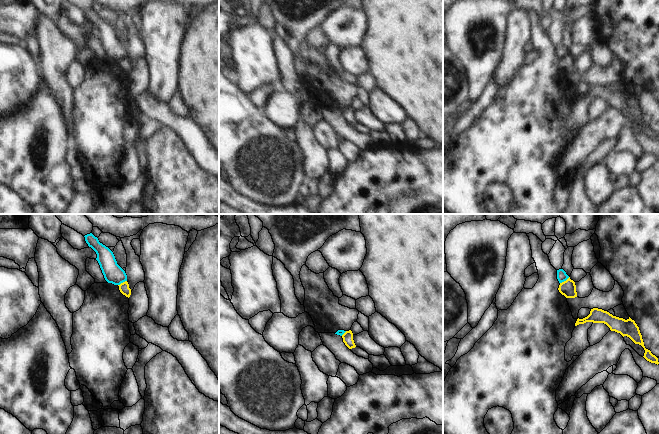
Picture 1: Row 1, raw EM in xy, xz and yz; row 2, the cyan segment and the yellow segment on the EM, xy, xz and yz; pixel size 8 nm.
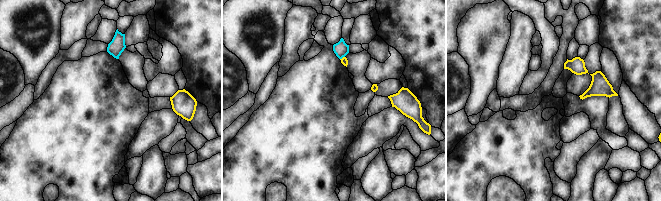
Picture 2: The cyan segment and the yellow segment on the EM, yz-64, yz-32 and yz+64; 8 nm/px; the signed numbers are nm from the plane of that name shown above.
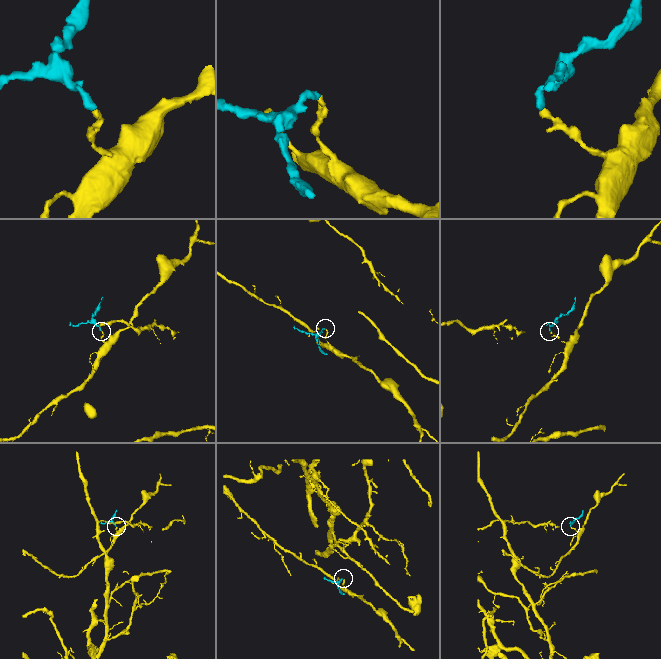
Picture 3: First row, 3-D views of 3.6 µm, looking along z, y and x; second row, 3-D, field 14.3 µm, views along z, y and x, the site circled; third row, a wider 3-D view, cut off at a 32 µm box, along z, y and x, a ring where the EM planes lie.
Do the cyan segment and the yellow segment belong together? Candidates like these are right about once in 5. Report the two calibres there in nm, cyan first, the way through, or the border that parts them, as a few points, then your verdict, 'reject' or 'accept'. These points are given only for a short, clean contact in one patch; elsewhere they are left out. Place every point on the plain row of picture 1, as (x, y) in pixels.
calibres 80 and 130 nm; border yz (569, 53), (560, 59); reject

